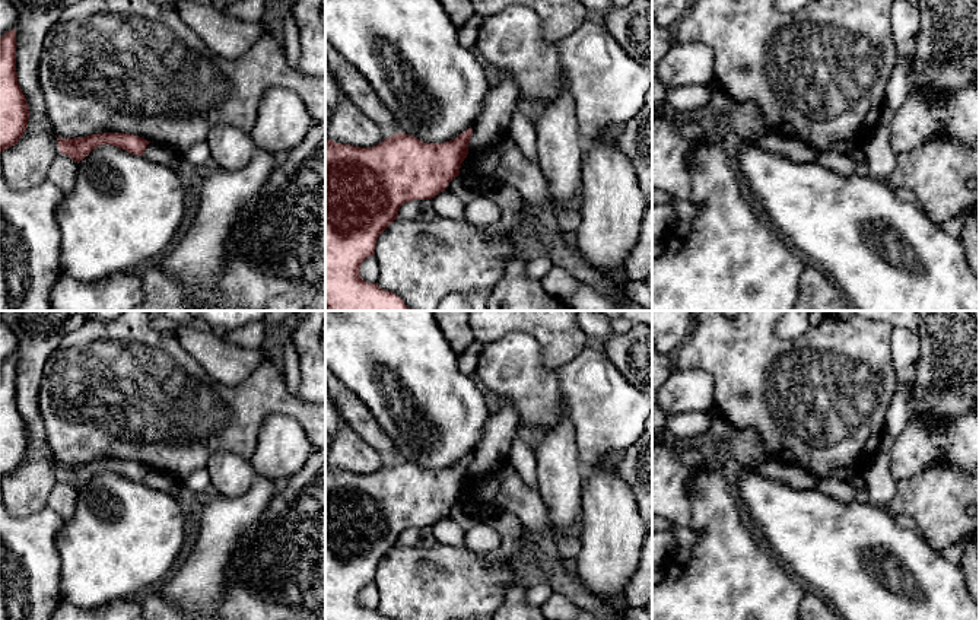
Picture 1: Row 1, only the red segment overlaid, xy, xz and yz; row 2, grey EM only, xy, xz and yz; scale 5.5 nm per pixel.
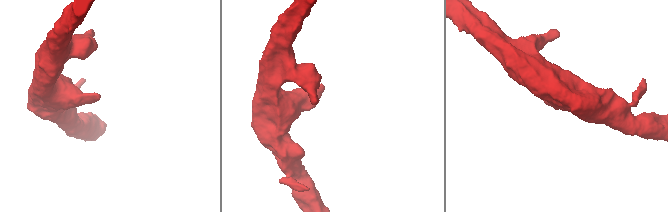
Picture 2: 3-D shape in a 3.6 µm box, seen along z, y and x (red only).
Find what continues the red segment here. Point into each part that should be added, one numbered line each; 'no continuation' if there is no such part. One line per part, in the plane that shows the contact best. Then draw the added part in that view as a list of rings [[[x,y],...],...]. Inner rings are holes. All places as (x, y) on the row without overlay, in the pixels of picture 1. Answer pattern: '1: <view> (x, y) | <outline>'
no continuation

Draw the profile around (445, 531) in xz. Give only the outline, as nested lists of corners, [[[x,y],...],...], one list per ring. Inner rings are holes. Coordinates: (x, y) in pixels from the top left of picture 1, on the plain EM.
[[[442,518],[432,525],[438,543],[464,547],[465,530],[455,521]]]

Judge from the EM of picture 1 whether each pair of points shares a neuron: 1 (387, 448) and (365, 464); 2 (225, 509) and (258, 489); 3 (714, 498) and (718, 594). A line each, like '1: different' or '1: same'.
1: different
2: same
3: same

